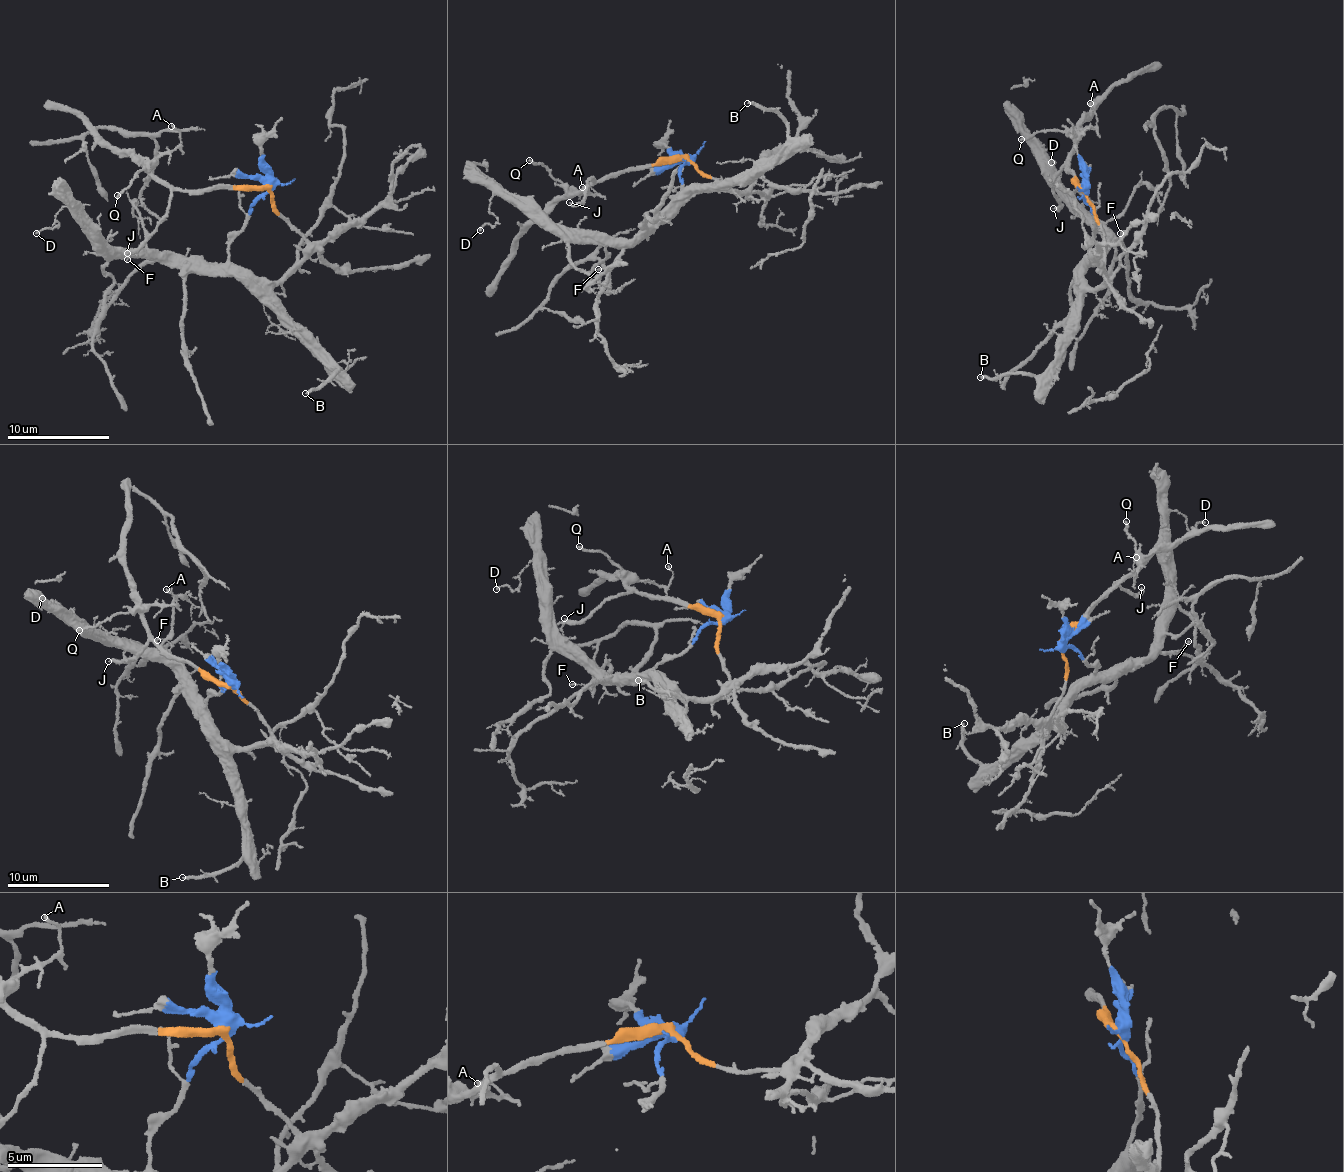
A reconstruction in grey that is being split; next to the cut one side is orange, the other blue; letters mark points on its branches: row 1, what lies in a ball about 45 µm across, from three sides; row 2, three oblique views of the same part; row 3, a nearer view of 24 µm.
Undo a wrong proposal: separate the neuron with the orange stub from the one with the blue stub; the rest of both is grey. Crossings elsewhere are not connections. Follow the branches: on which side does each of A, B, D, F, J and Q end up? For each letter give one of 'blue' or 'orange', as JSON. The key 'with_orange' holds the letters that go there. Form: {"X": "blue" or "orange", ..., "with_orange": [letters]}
{"A": "orange", "B": "blue", "D": "blue", "F": "blue", "J": "orange", "Q": "orange", "with_orange": ["A", "J", "Q"]}

